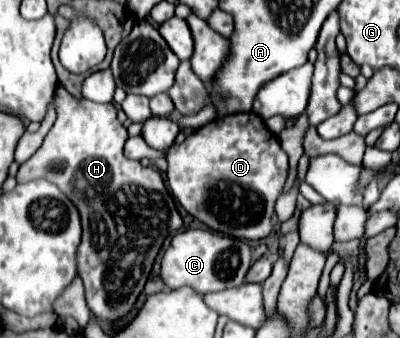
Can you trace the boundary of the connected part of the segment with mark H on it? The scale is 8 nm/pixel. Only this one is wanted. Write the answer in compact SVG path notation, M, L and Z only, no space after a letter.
M58 84L54 92L54 108L56 108L54 126L46 134L38 152L20 166L16 180L18 184L38 180L38 178L50 180L78 208L82 218L82 242L76 252L76 264L78 264L78 274L84 282L86 302L88 302L88 308L98 318L116 322L124 318L126 314L130 314L130 310L134 308L136 298L148 280L154 258L166 234L176 232L182 226L182 218L176 210L174 198L166 190L162 174L152 166L144 168L140 162L128 160L122 154L128 132L116 118L114 104L100 104L92 100L78 102L74 96L66 92L62 84Z

